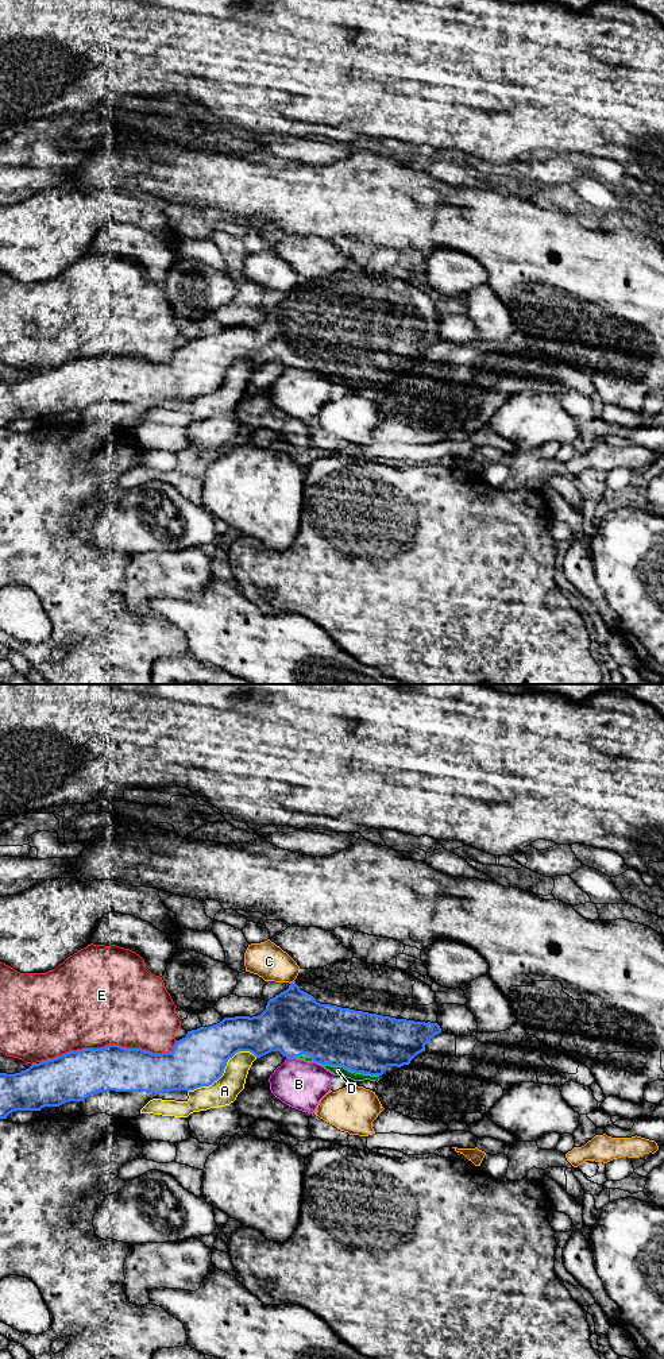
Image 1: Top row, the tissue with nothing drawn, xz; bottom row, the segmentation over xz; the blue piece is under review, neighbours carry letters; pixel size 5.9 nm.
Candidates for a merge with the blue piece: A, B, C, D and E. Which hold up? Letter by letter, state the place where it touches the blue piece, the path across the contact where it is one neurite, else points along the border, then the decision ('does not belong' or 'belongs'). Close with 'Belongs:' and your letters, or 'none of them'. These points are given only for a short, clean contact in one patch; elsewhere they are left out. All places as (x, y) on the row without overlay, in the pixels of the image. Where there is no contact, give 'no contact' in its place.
A: meets blue in xz at (223, 379); does not belong
B: meets blue in xz at (290, 366); does not belong
C: meets blue in xz at (290, 292); does not belong
D: meets blue in xz at (348, 378); belongs
E: meets blue in xz at (109, 354); does not belong
Belongs: D

